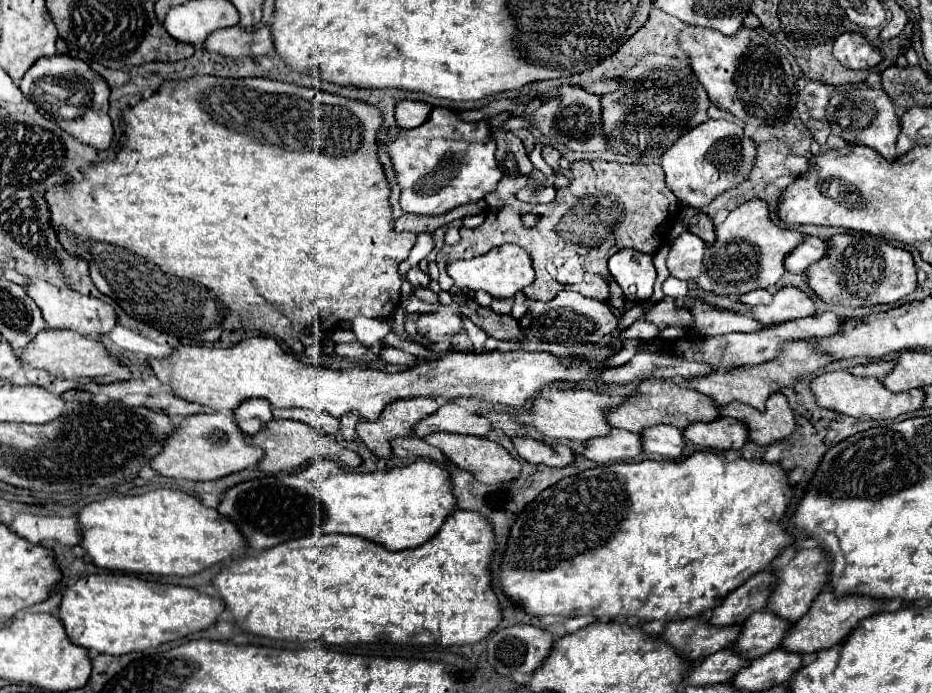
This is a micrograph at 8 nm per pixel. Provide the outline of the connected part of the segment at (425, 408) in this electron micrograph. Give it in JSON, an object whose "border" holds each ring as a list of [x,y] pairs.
{"border":[[[430,397],[400,399],[390,403],[378,421],[362,421],[358,425],[358,435],[374,455],[390,459],[390,441],[396,437],[412,437],[416,423],[438,411],[438,407],[440,405]]]}

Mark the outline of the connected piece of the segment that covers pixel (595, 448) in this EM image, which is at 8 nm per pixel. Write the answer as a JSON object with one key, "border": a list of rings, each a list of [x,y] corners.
{"border":[[[612,429],[608,437],[590,439],[582,451],[586,459],[596,463],[618,463],[624,459],[634,459],[642,453],[642,435],[624,429]]]}

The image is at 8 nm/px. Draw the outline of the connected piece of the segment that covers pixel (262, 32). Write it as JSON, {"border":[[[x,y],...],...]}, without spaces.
{"border":[[[236,25],[230,29],[218,29],[214,31],[206,41],[204,49],[230,57],[262,57],[266,53],[272,53],[272,35],[270,27],[260,27],[256,31],[246,31],[244,27]]]}

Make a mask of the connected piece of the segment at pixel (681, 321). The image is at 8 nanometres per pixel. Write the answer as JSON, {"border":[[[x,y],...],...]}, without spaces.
{"border":[[[664,297],[652,309],[648,309],[644,319],[658,325],[660,329],[666,329],[666,327],[692,329],[694,327],[694,317],[692,317],[688,305],[686,307],[676,307],[670,297]]]}

